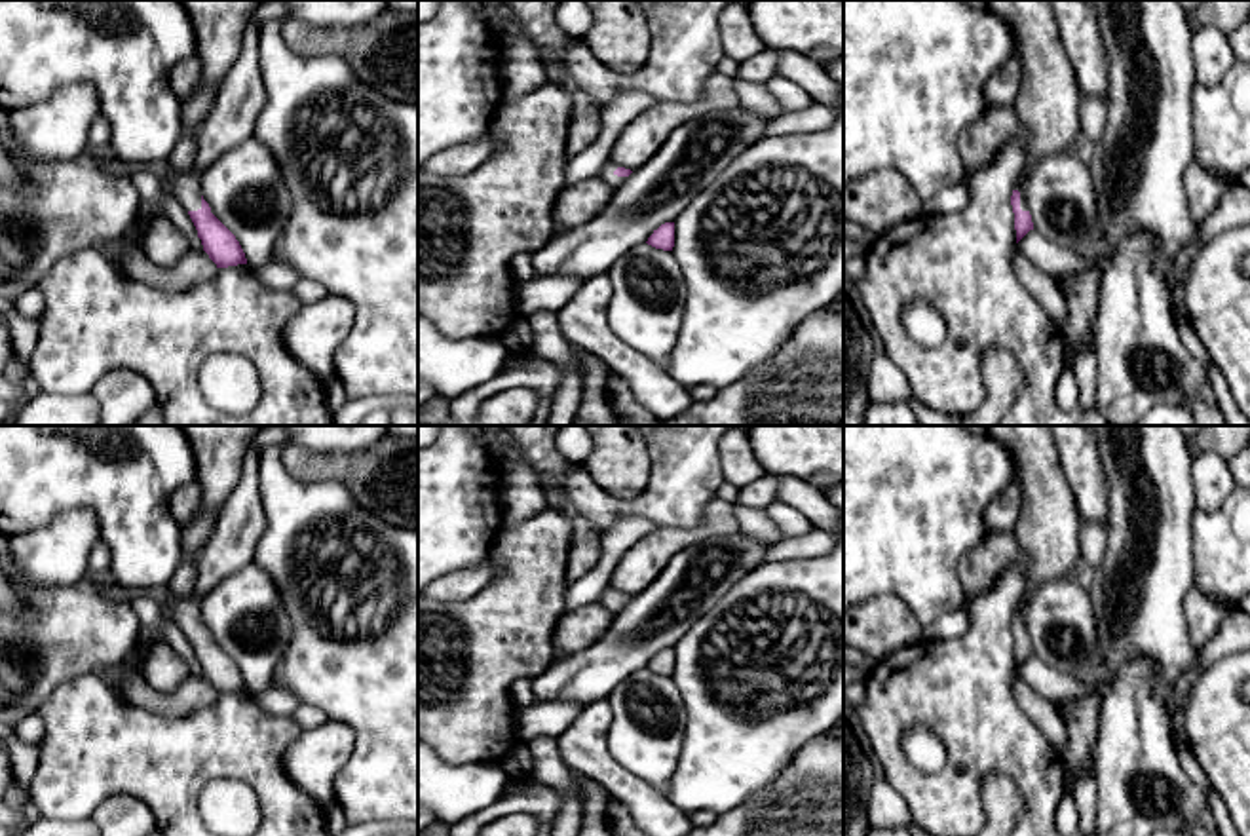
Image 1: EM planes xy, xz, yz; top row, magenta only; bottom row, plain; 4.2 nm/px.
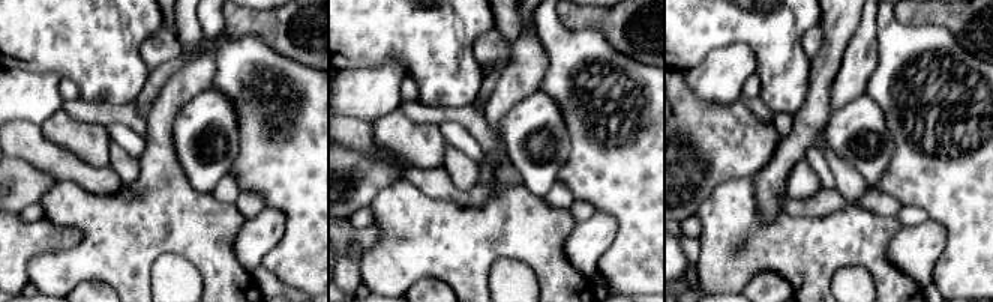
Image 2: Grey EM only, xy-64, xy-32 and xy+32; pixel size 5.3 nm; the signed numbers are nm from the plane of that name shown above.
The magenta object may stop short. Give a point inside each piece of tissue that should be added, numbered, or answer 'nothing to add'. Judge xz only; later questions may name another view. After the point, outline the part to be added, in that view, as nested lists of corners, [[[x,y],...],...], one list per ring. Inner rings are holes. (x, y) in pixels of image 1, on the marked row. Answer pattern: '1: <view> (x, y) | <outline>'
1: xz (606, 173) | [[[608,162],[608,163],[602,167],[598,179],[602,179],[604,182],[608,182],[612,188],[617,188],[617,186],[623,184],[625,179],[627,179],[627,177],[617,177],[617,175],[614,173],[617,167],[619,167],[619,165]]]

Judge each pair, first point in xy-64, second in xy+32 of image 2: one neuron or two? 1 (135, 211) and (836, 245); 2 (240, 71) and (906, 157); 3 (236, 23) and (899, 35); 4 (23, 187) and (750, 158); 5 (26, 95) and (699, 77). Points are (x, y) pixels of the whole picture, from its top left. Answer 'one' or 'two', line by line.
1: one
2: one
3: two
4: one
5: one

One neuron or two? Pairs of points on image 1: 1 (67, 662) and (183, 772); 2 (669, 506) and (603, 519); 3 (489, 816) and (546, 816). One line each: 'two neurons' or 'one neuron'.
1: two neurons
2: one neuron
3: one neuron

